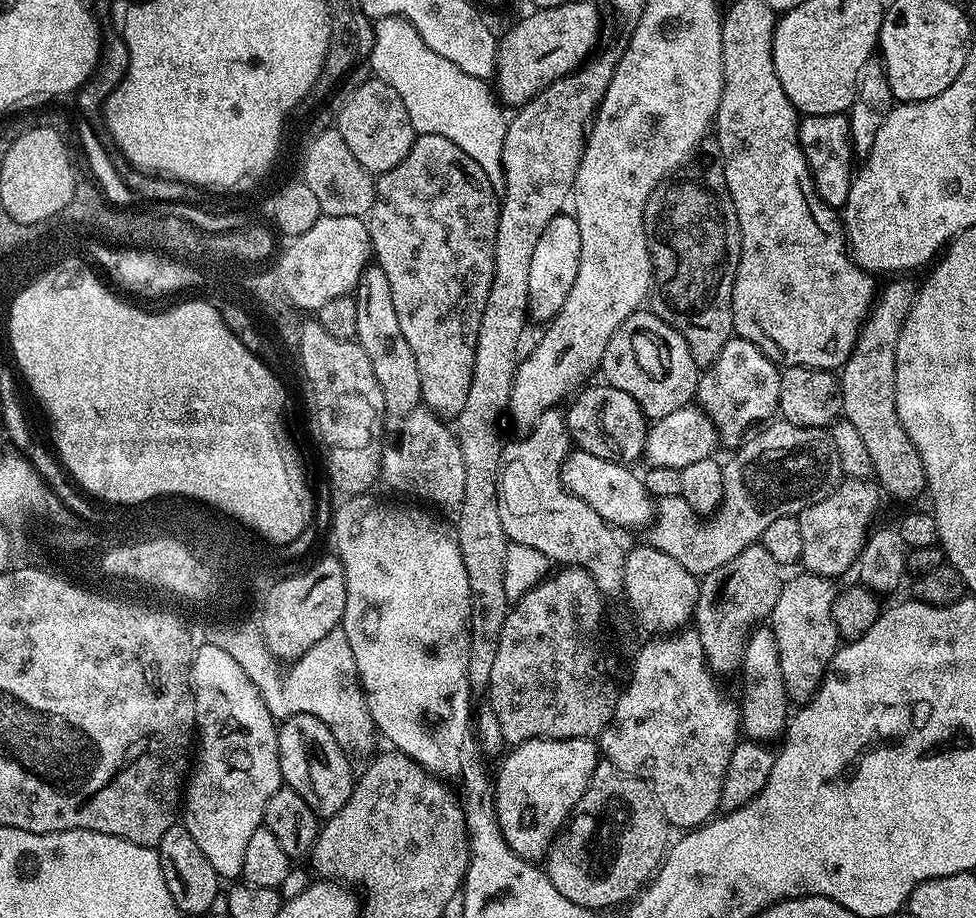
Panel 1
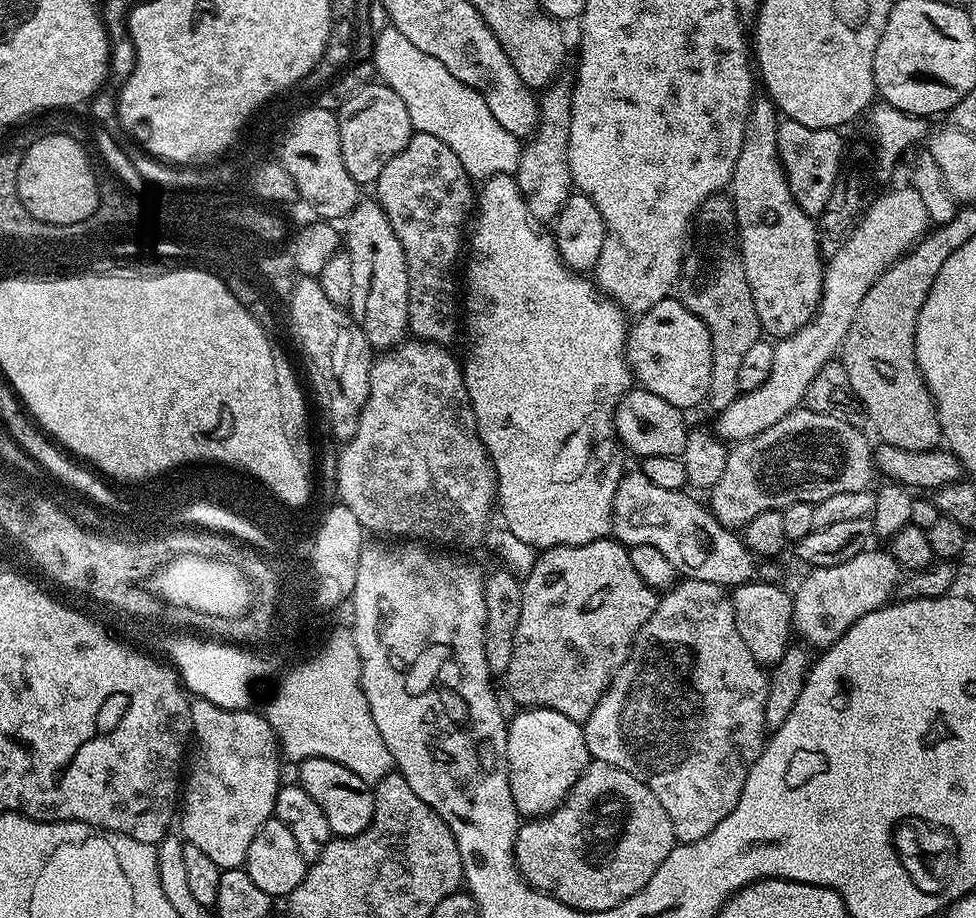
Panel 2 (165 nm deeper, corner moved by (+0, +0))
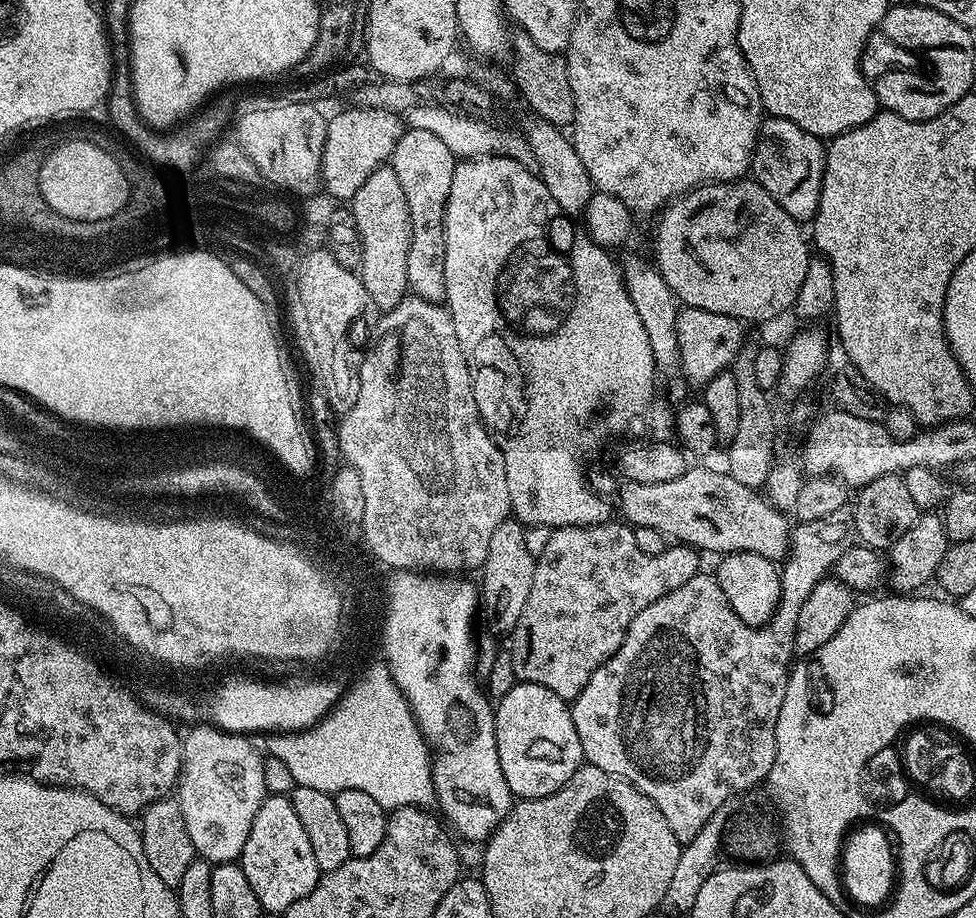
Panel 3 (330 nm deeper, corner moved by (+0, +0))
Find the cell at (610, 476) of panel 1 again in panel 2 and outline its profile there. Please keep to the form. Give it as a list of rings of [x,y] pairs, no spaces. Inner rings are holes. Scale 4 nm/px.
[[[638,470],[625,471],[618,482],[612,507],[611,535],[625,546],[654,546],[670,560],[683,579],[714,582],[721,586],[735,586],[760,581],[780,584],[784,568],[772,558],[758,558],[744,544],[743,539],[728,525],[720,523],[707,507],[704,508],[687,491],[662,490],[654,486],[646,474]]]

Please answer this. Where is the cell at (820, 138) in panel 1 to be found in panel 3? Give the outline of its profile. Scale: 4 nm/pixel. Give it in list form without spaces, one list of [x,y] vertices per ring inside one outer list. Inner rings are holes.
[[[768,116],[763,121],[756,135],[756,145],[752,148],[750,165],[751,179],[761,184],[797,222],[811,222],[816,217],[822,178],[824,177],[824,153],[826,144],[821,137],[802,130],[802,126],[794,126],[786,118]]]

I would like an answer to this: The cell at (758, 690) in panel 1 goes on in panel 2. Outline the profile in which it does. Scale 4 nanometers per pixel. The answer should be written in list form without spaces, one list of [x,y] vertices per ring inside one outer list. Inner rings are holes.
[[[749,582],[735,585],[731,589],[730,595],[734,622],[738,626],[738,634],[742,634],[742,642],[746,642],[746,650],[750,650],[750,654],[759,664],[776,665],[786,654],[794,636],[792,596],[789,589],[787,592],[780,584]]]

